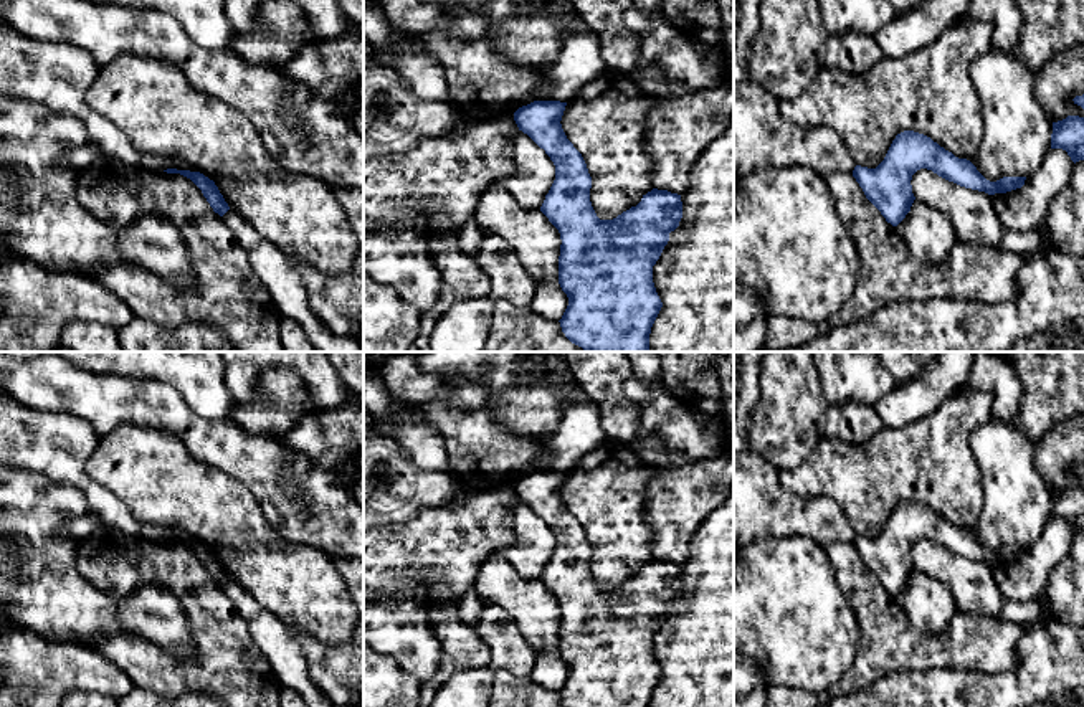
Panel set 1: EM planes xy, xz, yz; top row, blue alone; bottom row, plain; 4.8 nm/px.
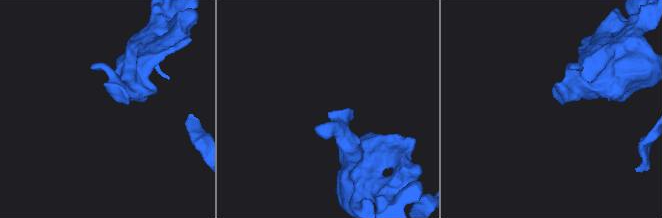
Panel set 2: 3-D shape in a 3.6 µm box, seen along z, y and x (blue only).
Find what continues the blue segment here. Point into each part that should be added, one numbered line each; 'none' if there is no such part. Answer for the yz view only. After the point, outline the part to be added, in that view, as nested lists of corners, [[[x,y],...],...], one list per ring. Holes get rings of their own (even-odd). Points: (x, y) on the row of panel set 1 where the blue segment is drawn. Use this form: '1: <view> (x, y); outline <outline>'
none

